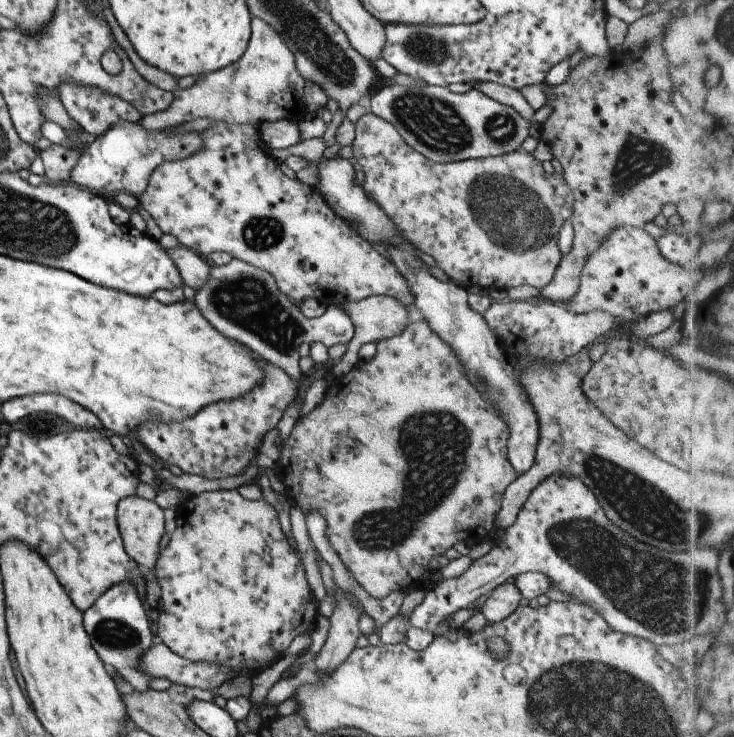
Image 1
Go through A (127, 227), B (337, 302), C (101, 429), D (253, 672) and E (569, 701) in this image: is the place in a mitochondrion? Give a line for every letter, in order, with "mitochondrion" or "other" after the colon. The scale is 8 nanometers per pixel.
A: other
B: other
C: other
D: other
E: mitochondrion

